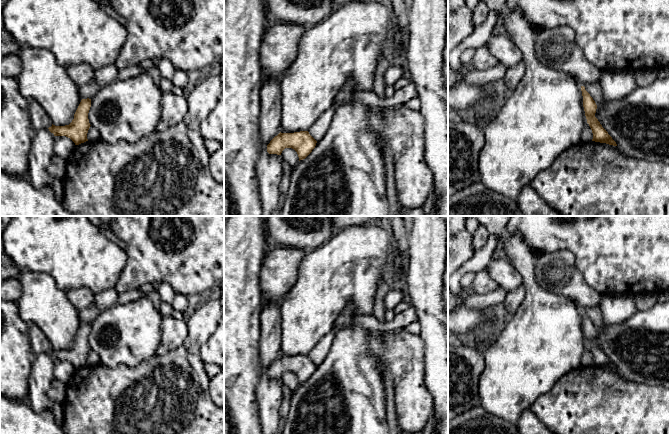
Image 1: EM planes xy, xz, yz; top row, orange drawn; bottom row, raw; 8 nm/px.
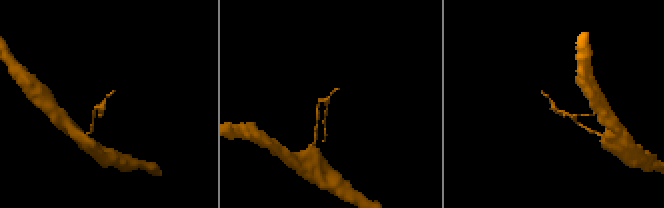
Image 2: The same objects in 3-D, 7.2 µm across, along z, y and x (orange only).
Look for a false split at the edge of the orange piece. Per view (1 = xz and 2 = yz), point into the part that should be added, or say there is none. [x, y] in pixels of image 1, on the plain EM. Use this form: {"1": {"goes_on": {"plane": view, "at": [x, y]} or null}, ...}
{"1": {"goes_on": null}, "2": {"goes_on": null}}

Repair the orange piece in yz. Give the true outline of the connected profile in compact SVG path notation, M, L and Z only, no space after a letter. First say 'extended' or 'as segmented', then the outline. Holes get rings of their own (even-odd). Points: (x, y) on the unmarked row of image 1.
as segmented; M581 310L583 320L583 331L587 347L589 348L592 357L592 365L606 367L609 369L617 370L616 366L608 358L608 356L602 351L598 343L595 341L597 329L590 318L585 314L584 310Z

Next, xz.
as segmented; M308 355L294 357L279 357L267 369L269 378L281 379L285 372L294 373L299 381L299 385L305 383L315 372L317 365Z

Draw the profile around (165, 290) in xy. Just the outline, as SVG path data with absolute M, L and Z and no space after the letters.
M162 282L159 284L157 292L160 295L162 302L166 302L166 303L170 303L170 304L172 303L172 301L176 295L172 286L166 282Z

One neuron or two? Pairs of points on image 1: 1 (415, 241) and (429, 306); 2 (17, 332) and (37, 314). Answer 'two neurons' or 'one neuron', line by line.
1: one neuron
2: two neurons

